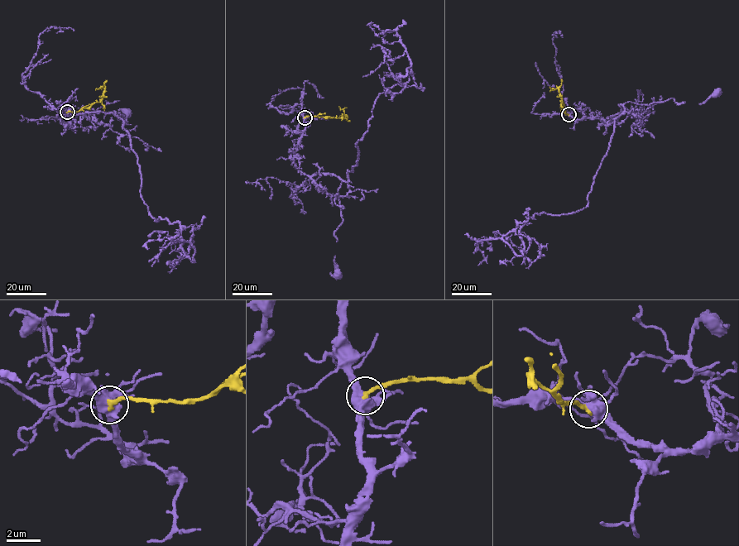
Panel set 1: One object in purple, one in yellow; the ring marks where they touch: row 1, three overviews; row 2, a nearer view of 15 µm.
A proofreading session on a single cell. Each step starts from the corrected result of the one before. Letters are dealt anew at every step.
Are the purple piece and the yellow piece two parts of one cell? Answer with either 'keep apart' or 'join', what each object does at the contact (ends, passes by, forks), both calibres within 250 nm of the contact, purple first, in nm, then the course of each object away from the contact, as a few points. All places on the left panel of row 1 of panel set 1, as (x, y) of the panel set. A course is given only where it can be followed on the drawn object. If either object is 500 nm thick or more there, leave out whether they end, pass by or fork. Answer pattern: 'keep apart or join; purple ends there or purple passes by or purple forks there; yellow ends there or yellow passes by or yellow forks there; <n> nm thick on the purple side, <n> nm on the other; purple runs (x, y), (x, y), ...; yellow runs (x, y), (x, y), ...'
join; 550 nm thick on the purple side, 260 nm on the other; purple runs (67, 112), (70, 119), (61, 120), (114, 111), (123, 122), (125, 112); yellow runs (67, 112), (78, 112), (100, 102), (104, 88), (99, 88), (103, 86)

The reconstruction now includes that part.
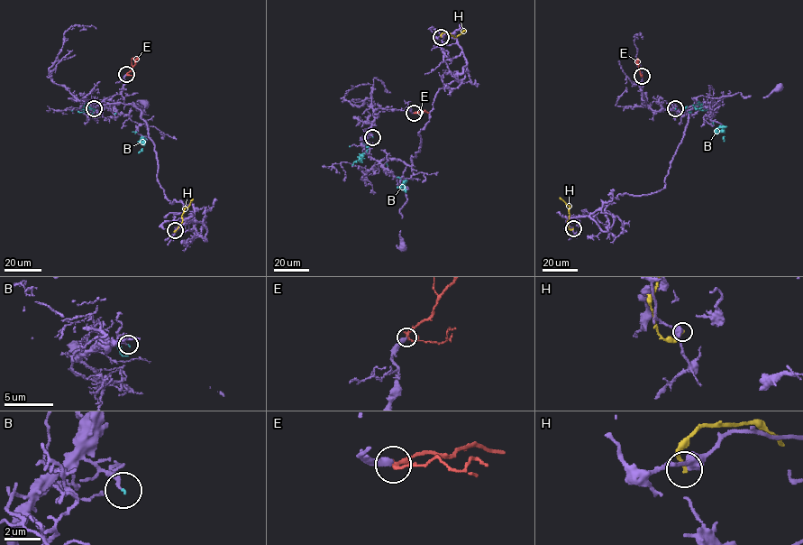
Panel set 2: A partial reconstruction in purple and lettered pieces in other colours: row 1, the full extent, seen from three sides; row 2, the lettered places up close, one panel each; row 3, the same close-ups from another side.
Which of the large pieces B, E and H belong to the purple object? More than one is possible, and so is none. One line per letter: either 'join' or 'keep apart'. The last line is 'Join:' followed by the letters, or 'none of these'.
B: keep apart
E: join
H: keep apart
Join: E

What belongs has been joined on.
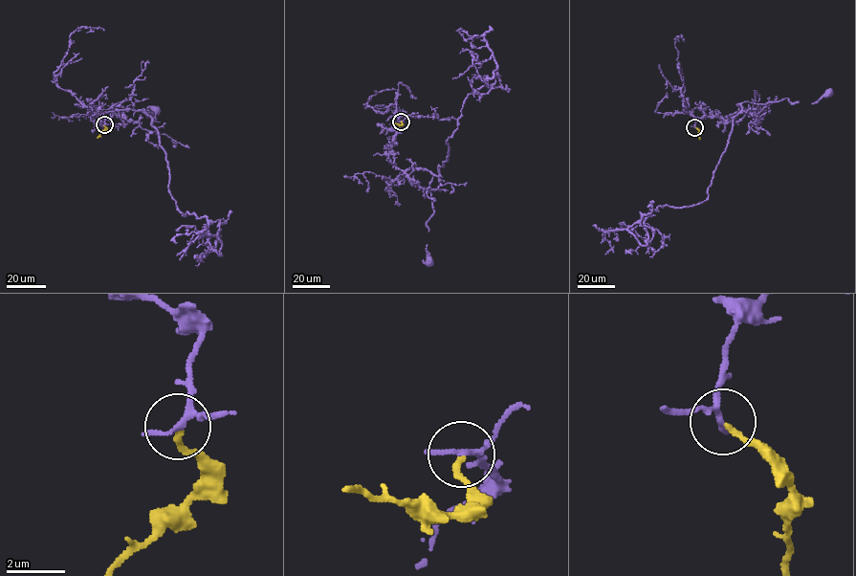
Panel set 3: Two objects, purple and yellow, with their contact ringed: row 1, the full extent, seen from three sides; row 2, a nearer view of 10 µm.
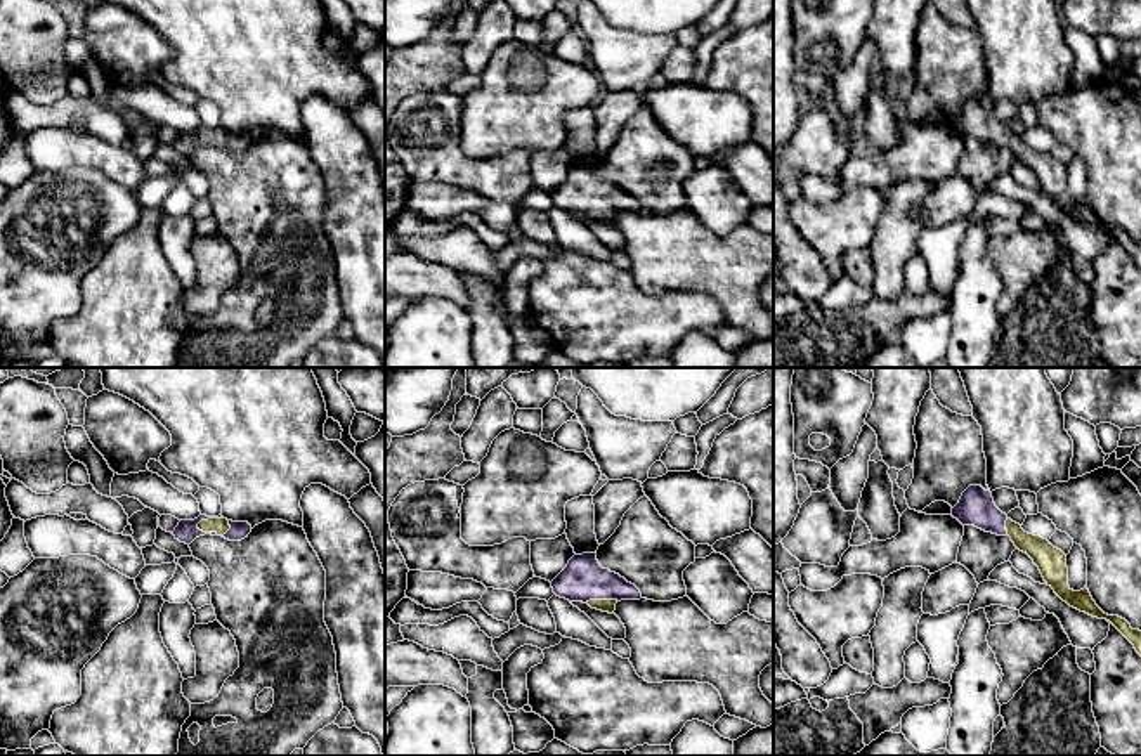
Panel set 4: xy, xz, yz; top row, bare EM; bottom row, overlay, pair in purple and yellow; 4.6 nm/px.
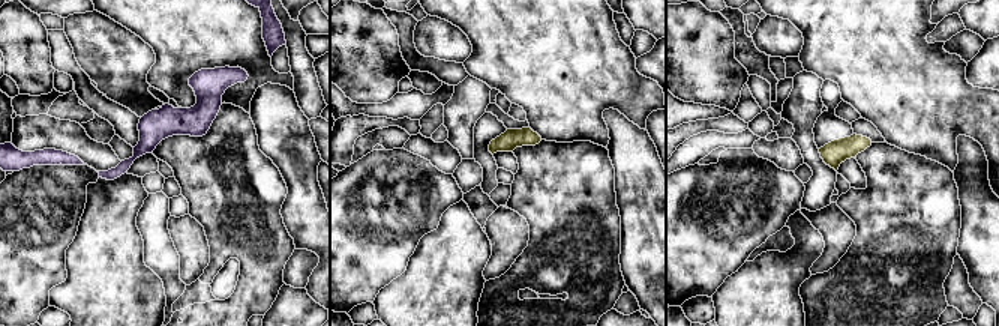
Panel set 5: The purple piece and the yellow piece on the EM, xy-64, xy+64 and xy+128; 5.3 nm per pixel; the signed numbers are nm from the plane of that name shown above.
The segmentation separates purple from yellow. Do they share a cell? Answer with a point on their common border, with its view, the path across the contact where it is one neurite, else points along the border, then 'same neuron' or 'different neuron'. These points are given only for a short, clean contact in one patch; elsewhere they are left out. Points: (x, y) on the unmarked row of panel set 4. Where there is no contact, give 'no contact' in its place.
meets purple in xy at (208, 129); runs through xy (186, 143), (208, 129), (221, 137); same neuron

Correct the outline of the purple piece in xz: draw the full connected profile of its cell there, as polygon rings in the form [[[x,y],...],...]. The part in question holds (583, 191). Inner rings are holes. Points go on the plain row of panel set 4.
[[[595,165],[574,166],[551,192],[553,205],[569,213],[614,225],[621,212],[640,212],[640,201],[616,184],[603,180]]]

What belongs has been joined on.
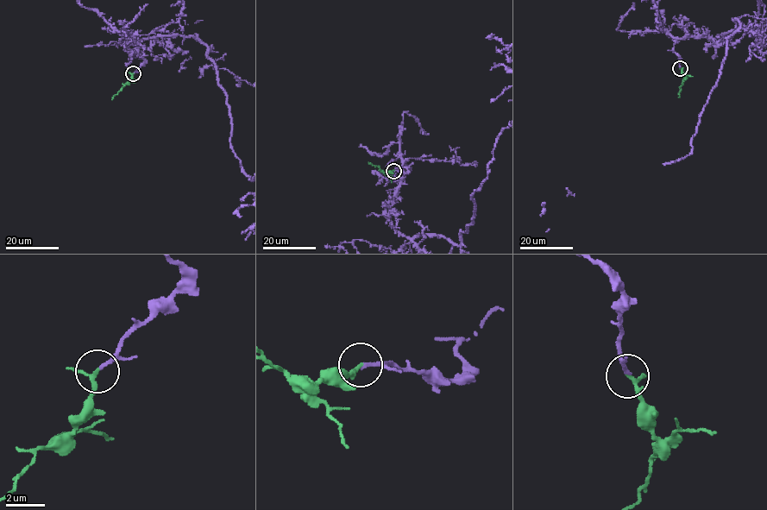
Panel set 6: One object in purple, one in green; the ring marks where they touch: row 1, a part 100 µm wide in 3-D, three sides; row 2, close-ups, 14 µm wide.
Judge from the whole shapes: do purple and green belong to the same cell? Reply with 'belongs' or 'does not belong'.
belongs

